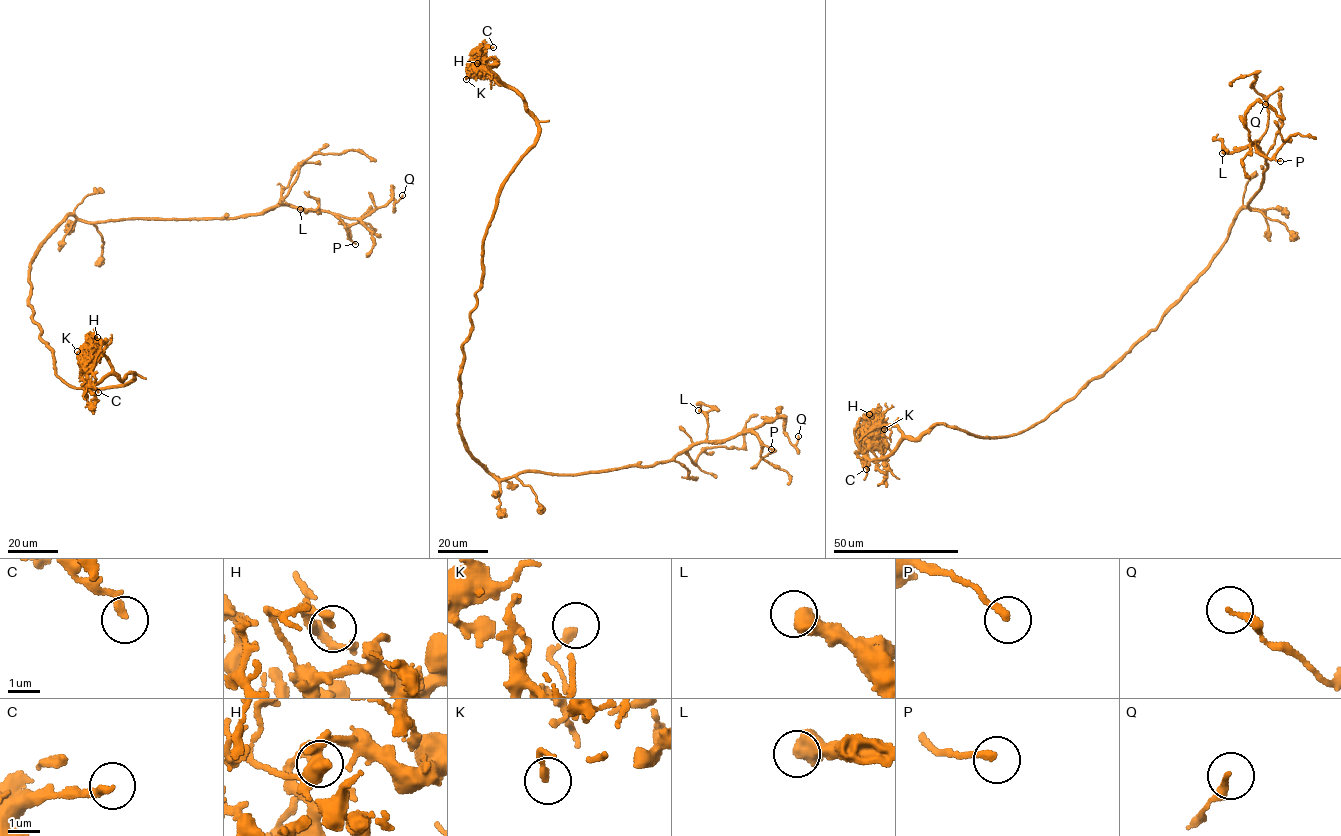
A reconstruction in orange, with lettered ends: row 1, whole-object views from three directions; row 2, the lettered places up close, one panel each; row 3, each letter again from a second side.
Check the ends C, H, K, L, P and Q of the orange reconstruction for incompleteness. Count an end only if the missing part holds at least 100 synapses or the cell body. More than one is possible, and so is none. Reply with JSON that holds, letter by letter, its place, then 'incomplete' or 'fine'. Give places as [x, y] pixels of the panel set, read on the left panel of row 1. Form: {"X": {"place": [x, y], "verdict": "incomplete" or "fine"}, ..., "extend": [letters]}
{"C": {"place": [98, 392], "verdict": "fine"}, "H": {"place": [97, 337], "verdict": "fine"}, "K": {"place": [77, 351], "verdict": "fine"}, "L": {"place": [300, 209], "verdict": "fine"}, "P": {"place": [355, 244], "verdict": "fine"}, "Q": {"place": [402, 195], "verdict": "fine"}, "extend": []}

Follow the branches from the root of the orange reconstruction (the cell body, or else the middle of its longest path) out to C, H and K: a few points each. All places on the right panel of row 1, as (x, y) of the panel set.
C: (1190, 286), (1155, 328), (1026, 429), (989, 438), (933, 425), (882, 457), (866, 459), (866, 469)
H: (1190, 286), (1101, 375), (1017, 433), (988, 438), (941, 424), (912, 440), (869, 414)
K: (1190, 286), (1155, 328), (1026, 429), (988, 438), (941, 424), (912, 440), (877, 422), (883, 435), (884, 429)

